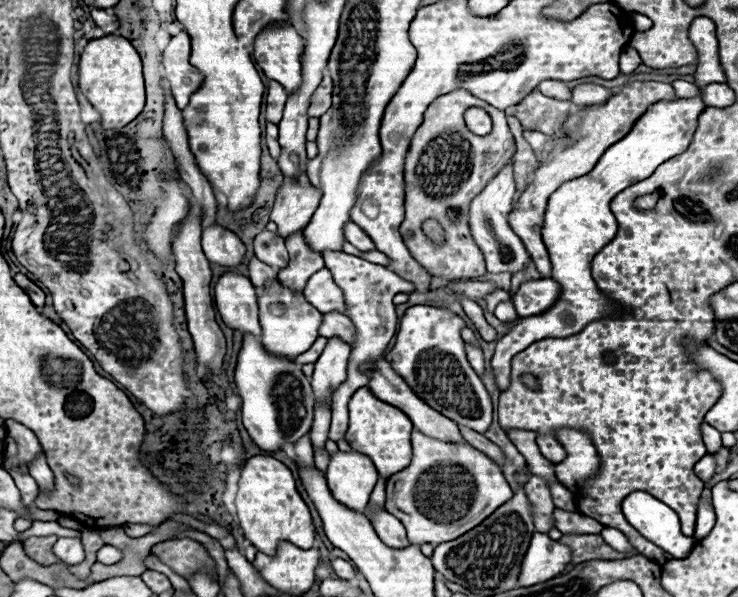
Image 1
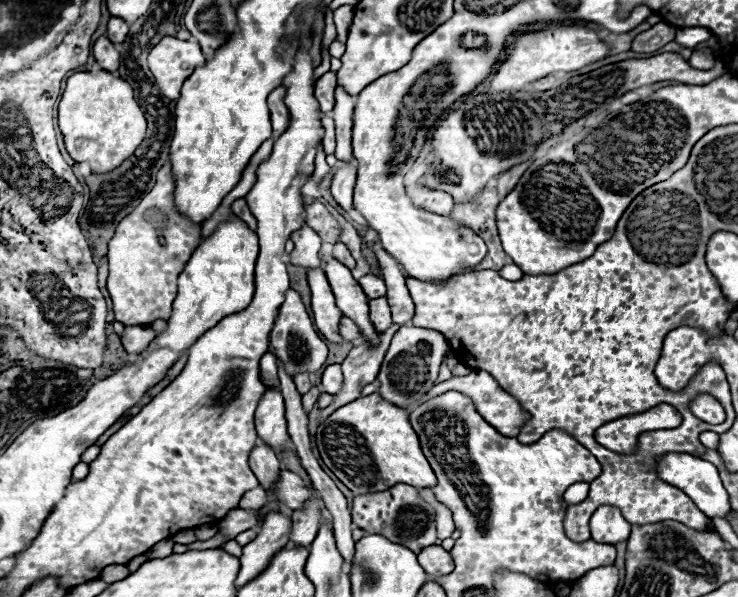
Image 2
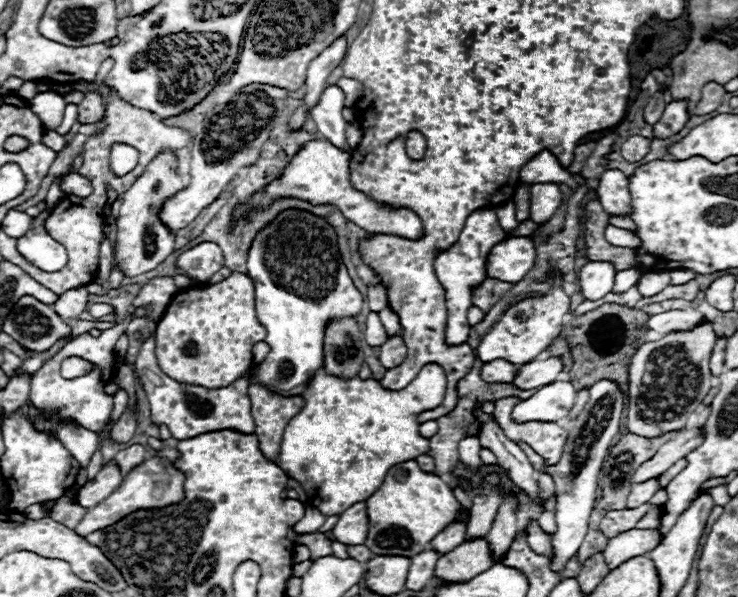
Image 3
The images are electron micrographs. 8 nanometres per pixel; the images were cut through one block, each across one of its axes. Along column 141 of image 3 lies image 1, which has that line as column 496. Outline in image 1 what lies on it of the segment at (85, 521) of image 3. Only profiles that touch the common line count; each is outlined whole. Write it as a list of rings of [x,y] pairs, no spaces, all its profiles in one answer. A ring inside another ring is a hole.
[[[412,430],[412,452],[412,462],[386,480],[384,504],[404,524],[410,544],[454,540],[514,496],[500,466],[468,444],[448,444]]]

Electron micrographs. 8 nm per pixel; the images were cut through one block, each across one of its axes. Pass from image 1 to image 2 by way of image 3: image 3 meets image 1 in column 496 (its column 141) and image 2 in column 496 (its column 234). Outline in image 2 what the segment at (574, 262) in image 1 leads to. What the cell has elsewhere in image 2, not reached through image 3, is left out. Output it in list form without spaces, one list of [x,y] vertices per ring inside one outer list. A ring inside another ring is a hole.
[[[474,370],[474,372],[470,372],[470,374],[464,376],[464,378],[452,378],[452,380],[446,380],[436,384],[432,390],[426,394],[424,401],[448,390],[460,390],[460,392],[464,392],[466,396],[470,396],[470,398],[474,400],[474,406],[476,406],[478,414],[480,414],[488,424],[492,424],[502,436],[516,438],[518,432],[520,432],[520,428],[522,428],[522,424],[530,418],[530,414],[524,412],[524,410],[520,408],[520,404],[518,404],[508,392],[504,392],[504,390],[498,386],[498,382],[496,382],[488,372],[484,372],[484,370]]]

